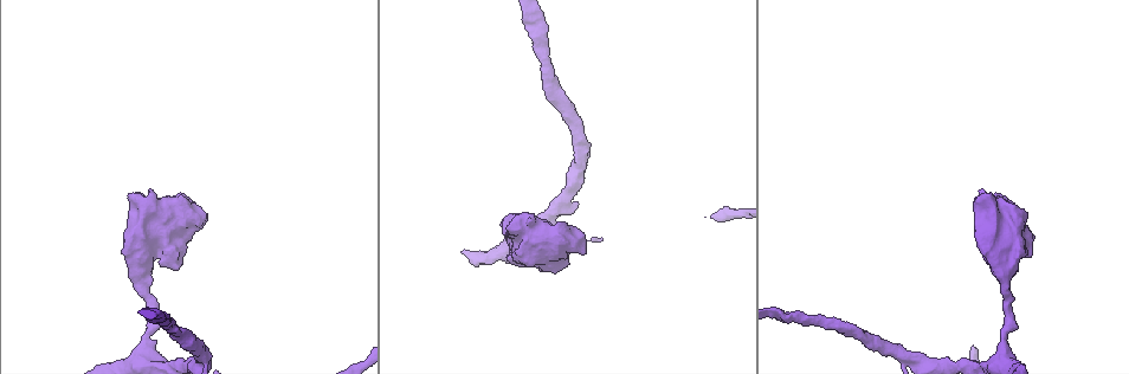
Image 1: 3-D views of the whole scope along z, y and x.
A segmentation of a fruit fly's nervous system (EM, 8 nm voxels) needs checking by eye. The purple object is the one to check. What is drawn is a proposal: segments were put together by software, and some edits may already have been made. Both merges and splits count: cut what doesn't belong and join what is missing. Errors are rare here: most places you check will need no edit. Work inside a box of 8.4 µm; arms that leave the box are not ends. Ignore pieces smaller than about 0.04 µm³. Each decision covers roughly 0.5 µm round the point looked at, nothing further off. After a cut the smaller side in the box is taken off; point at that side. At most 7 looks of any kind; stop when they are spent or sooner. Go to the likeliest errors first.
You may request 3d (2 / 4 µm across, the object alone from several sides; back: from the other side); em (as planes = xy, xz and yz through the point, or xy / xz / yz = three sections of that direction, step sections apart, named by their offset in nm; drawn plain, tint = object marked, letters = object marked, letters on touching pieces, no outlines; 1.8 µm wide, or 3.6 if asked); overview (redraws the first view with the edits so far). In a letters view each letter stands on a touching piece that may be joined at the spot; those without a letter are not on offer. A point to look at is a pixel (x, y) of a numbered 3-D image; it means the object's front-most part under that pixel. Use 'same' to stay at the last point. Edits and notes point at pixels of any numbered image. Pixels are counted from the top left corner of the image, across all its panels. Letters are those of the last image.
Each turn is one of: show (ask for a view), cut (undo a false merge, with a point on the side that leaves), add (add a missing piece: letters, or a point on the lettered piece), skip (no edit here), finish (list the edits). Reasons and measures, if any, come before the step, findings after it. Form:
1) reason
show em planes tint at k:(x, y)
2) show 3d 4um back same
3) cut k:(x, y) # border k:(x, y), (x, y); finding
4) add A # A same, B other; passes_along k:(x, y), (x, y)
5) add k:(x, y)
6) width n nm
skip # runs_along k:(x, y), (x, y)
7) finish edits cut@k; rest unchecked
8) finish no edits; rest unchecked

show em 3.6um planes letters at 1:(146, 339)

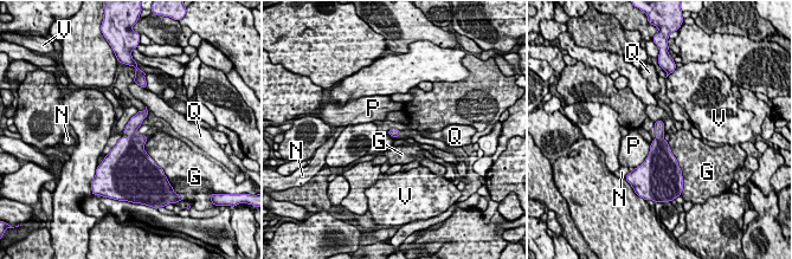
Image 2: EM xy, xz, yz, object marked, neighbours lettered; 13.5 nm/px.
skip # G other, N other, P other, Q other, V other; border 2:(667, 142), (681, 168); all the same cell

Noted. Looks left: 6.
thick end
show 3d 4um at 1:(202, 217)

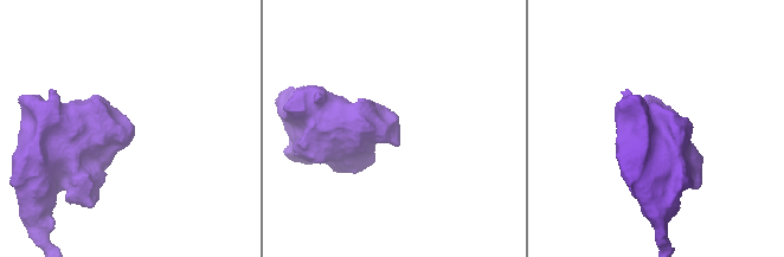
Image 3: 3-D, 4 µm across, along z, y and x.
need the tissue
show em 3.6um yz step 16 tint at 3:(132, 130)

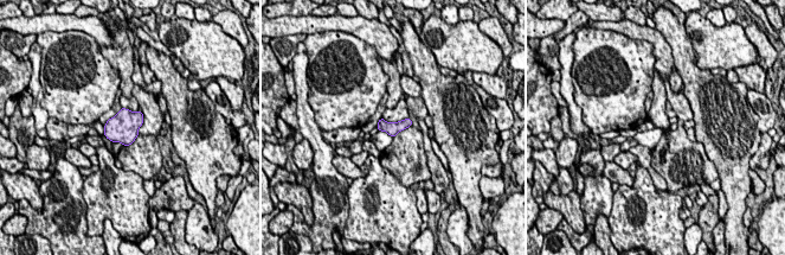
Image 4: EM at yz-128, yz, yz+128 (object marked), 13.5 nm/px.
show em 3.6um planes letters same

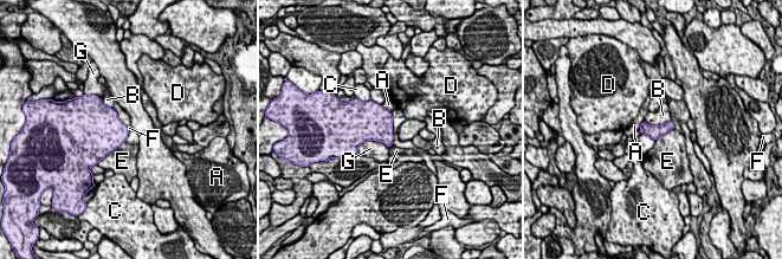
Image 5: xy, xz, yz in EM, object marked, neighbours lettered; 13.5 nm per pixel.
longest_contact B 550 nm
skip # A other, B other, C other, D other, E other, F other, G other; border 5:(392, 121), (393, 135); none of them fits

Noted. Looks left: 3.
branch stops here
show em xy step 8 letters at 1:(507, 225)

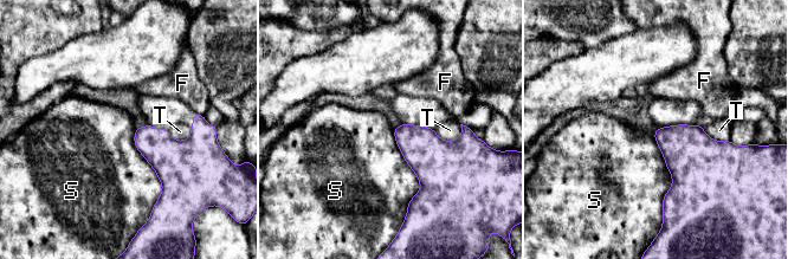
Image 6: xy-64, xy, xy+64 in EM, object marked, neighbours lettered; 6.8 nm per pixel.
show em planes letters same

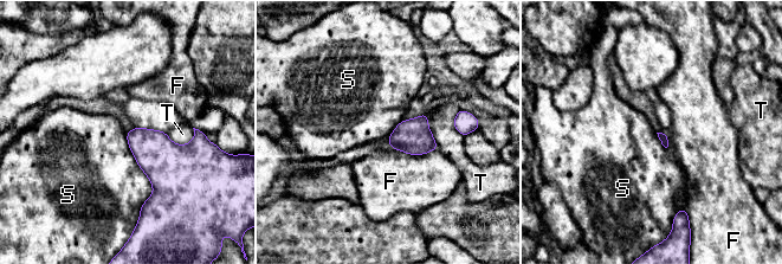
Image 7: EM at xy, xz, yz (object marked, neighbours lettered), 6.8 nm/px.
skip # F other, S other, T other; border 7:(125, 132), (152, 186), (140, 213); no lettered piece goes on from it

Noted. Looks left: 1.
finish no edits; rest unchecked

